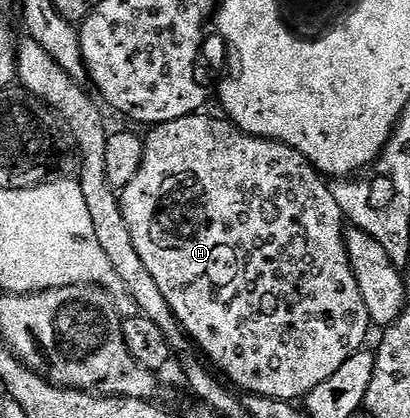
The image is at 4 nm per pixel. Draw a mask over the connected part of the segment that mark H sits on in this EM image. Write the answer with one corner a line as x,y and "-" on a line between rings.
206,115
176,118
172,122
153,125
147,131
150,133
145,133
144,162
140,162
136,178
132,178
132,182
128,182
128,186
120,192
124,222
128,222
136,254
140,254
144,267
152,274
156,286
160,286
172,314
176,314
176,318
182,323
182,329
196,345
197,351
235,389
243,388
243,393
253,396
298,402
312,390
316,390
320,382
332,378
332,374
336,374
336,370
340,370
340,366
344,366
344,362
348,362
352,354
363,351
365,344
362,343
372,331
368,306
364,306
364,298
360,295
360,286
356,286
356,274
352,274
348,258
344,217
340,206
336,206
334,189
327,177
314,168
312,162
308,162
308,158
300,154
300,150
292,150
292,146
284,146
279,140
249,136
225,118
217,120
214,116

